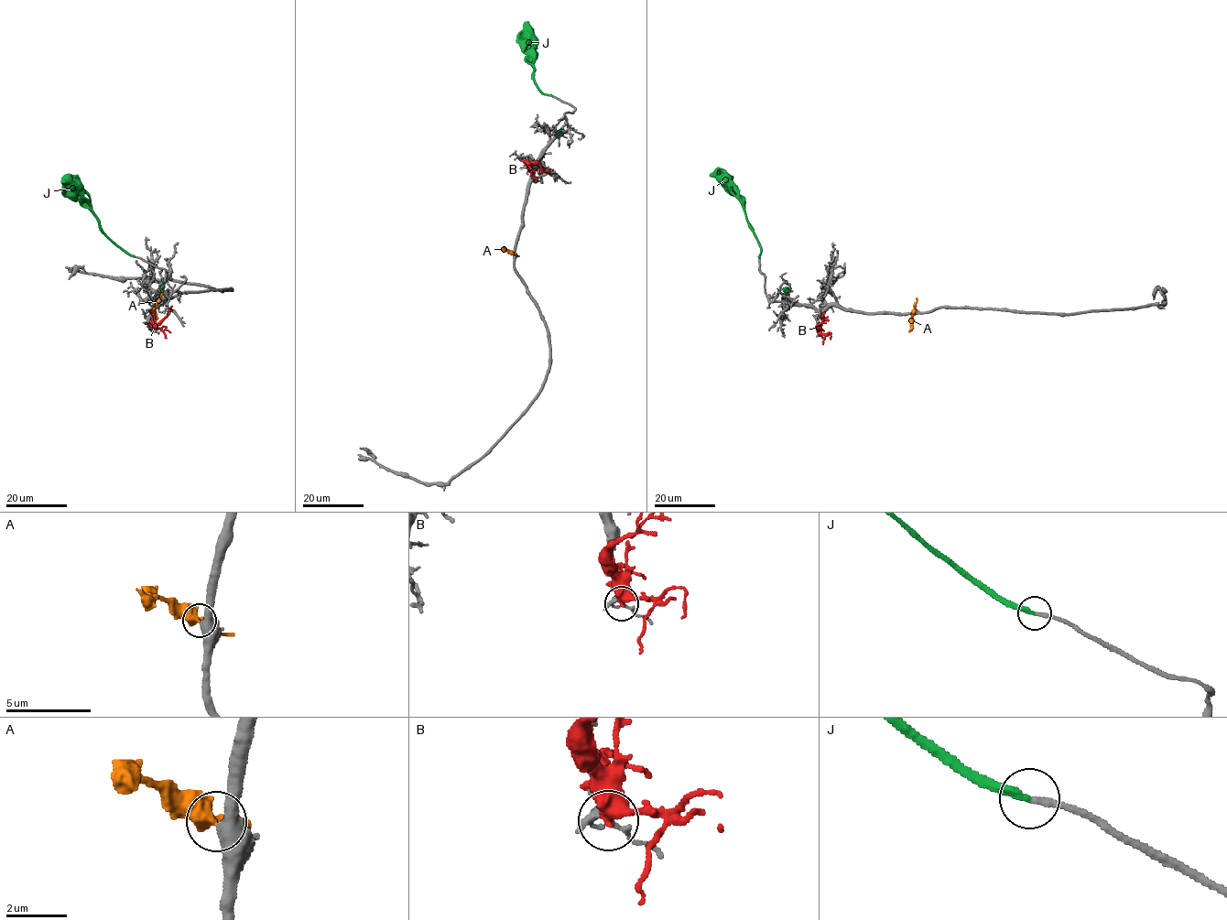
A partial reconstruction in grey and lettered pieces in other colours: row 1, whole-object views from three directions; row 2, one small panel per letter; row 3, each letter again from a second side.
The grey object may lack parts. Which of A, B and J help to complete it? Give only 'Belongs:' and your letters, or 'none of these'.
Belongs: A

